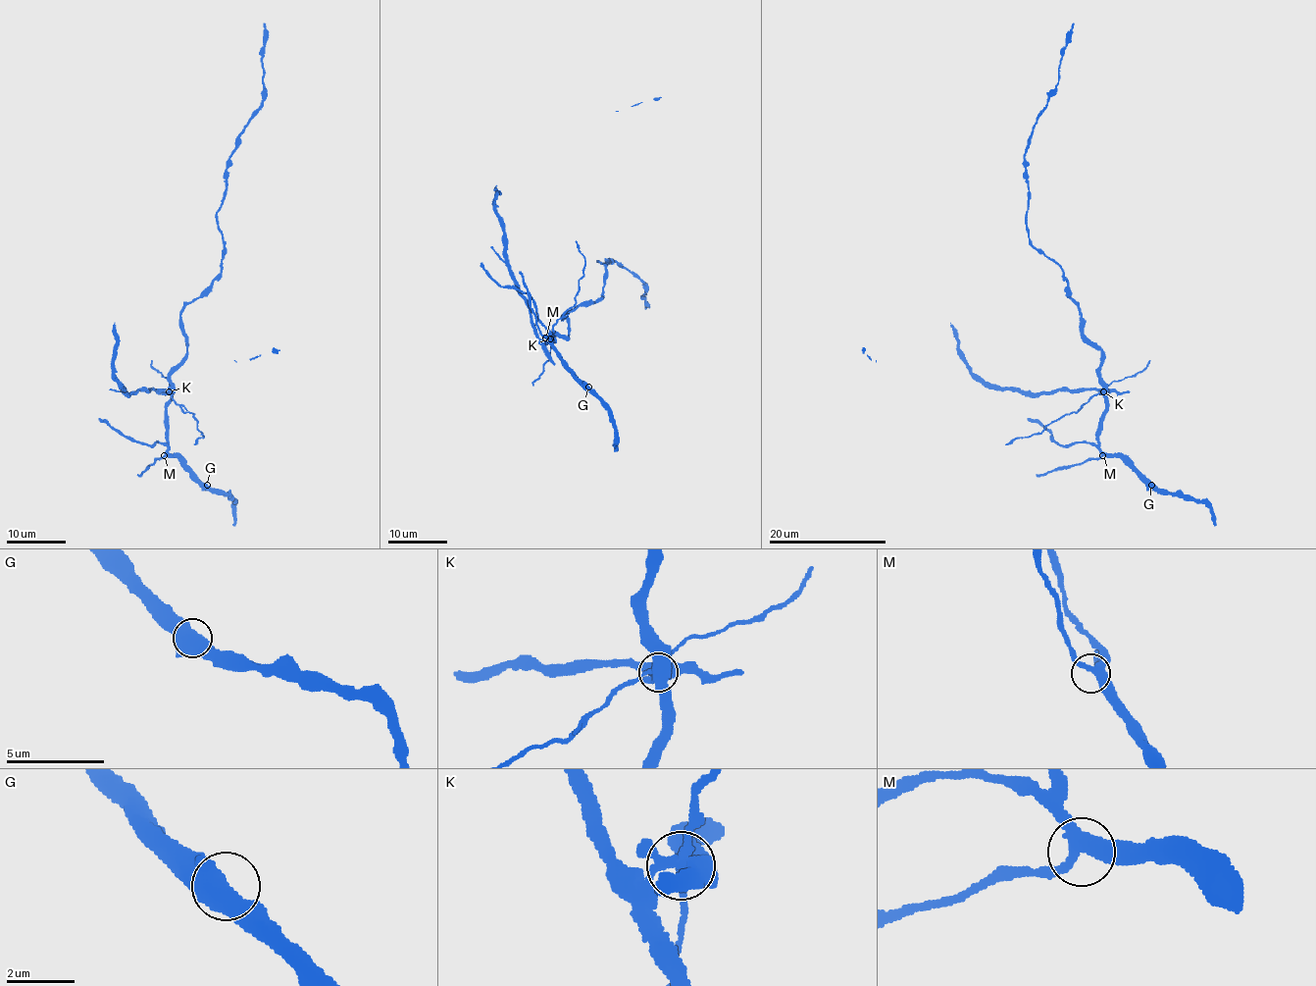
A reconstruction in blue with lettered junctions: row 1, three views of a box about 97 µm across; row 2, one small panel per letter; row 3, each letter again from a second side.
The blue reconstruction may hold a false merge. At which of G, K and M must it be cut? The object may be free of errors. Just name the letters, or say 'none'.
K

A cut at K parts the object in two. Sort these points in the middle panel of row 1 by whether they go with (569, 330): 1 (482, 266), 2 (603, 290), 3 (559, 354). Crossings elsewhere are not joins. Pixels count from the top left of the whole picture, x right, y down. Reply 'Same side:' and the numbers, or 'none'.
Same side: 1, 2, 3

